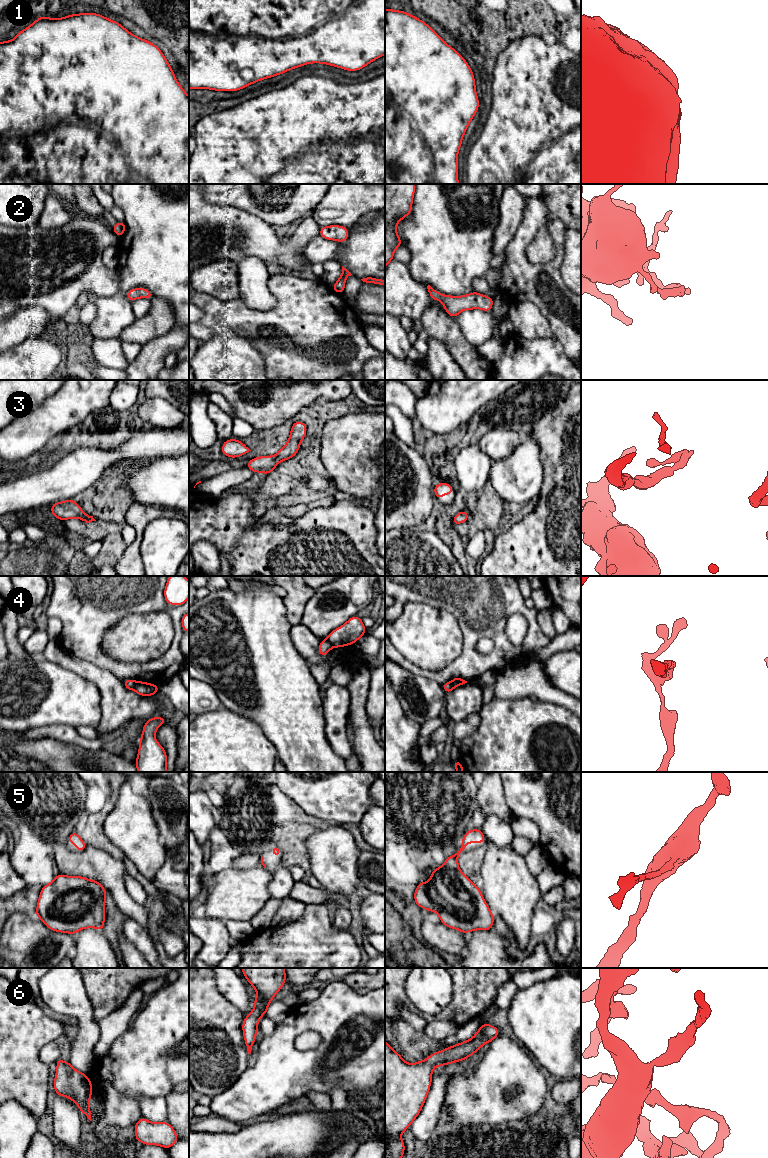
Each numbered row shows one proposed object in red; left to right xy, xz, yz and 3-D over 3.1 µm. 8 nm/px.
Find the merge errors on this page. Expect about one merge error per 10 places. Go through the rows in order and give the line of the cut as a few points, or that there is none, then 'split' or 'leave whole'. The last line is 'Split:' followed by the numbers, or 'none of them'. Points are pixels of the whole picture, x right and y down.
1: no cut; leave whole
2: no cut; leave whole
3: no cut; leave whole
4: cut in xy along (137, 681), (132, 689); split
5: no cut; leave whole
6: no cut; leave whole
Split: 4

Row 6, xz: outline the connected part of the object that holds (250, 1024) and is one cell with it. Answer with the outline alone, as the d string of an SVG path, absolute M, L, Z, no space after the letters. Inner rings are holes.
M284 968L241 969L244 977L257 993L257 997L254 999L254 1009L249 1015L246 1015L242 1023L245 1045L248 1053L251 1054L258 1032L258 1022L263 1015L266 1015L273 997L286 983L286 972Z

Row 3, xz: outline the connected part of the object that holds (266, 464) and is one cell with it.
M295 421L291 426L290 437L287 443L274 456L260 456L248 460L247 468L254 473L270 474L275 470L279 462L293 458L299 448L302 440L305 438L307 425L302 421Z

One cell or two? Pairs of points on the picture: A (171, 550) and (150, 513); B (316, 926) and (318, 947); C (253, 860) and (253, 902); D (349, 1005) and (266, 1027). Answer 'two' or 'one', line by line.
A: two
B: one
C: two
D: two

